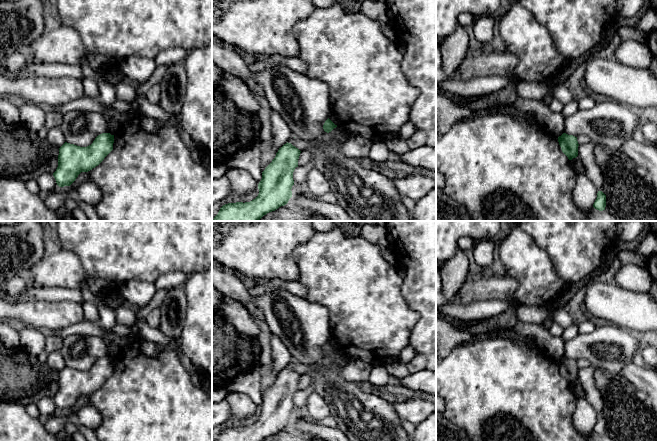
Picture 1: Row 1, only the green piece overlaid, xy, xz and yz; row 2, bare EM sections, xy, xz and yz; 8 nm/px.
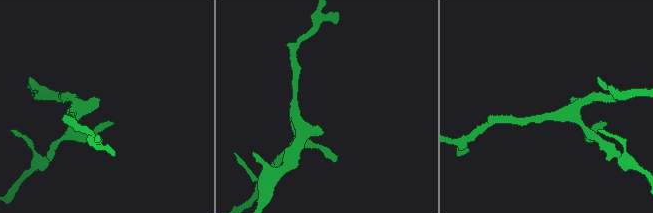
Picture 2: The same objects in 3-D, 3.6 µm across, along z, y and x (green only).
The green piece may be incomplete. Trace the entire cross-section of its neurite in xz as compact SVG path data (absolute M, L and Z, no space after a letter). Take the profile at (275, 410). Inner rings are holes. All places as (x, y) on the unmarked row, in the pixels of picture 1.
M291 367L284 368L262 396L258 420L250 426L225 428L215 441L263 441L286 429L292 421L293 396L300 377Z

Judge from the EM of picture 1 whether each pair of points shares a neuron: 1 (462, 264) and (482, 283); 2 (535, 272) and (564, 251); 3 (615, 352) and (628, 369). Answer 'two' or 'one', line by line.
1: two
2: two
3: two

